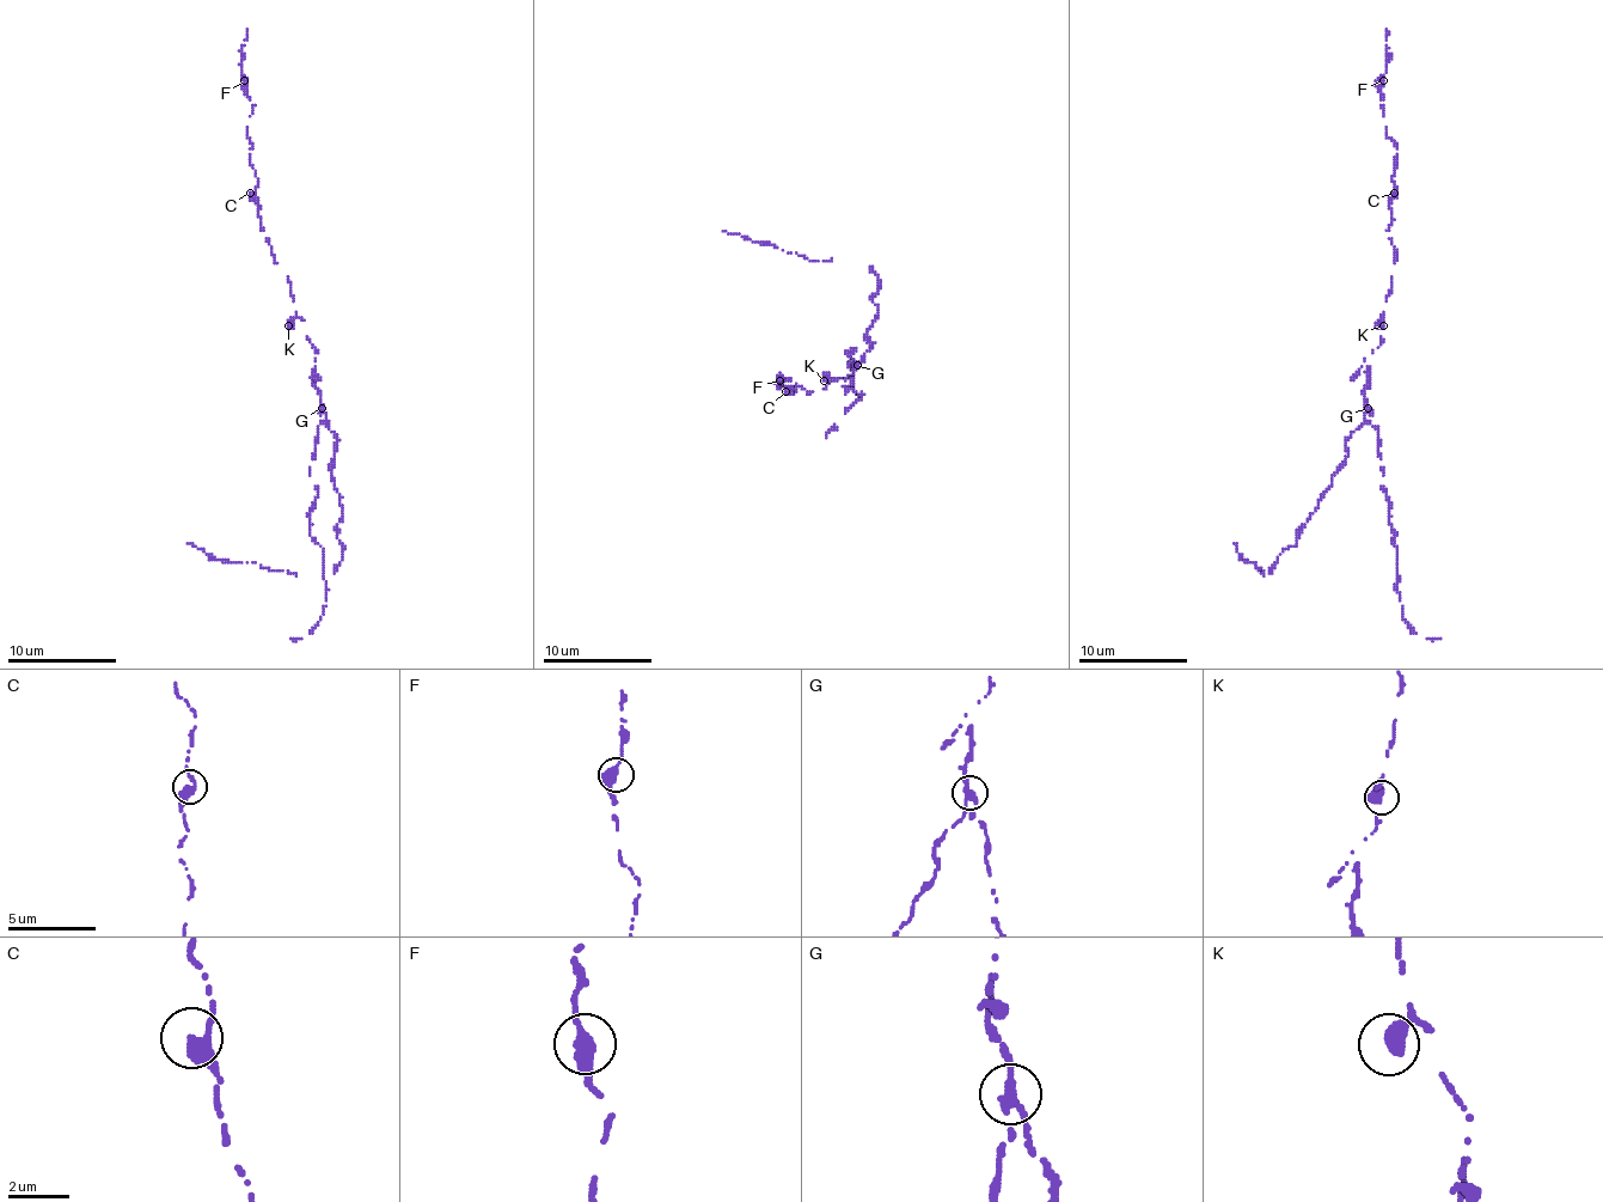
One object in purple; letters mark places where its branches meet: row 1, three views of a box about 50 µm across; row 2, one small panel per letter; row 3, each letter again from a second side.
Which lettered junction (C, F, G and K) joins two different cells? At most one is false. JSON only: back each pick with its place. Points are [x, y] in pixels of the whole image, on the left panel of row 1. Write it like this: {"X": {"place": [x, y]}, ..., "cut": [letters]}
{"G": {"place": [322, 408]}, "cut": ["G"]}

